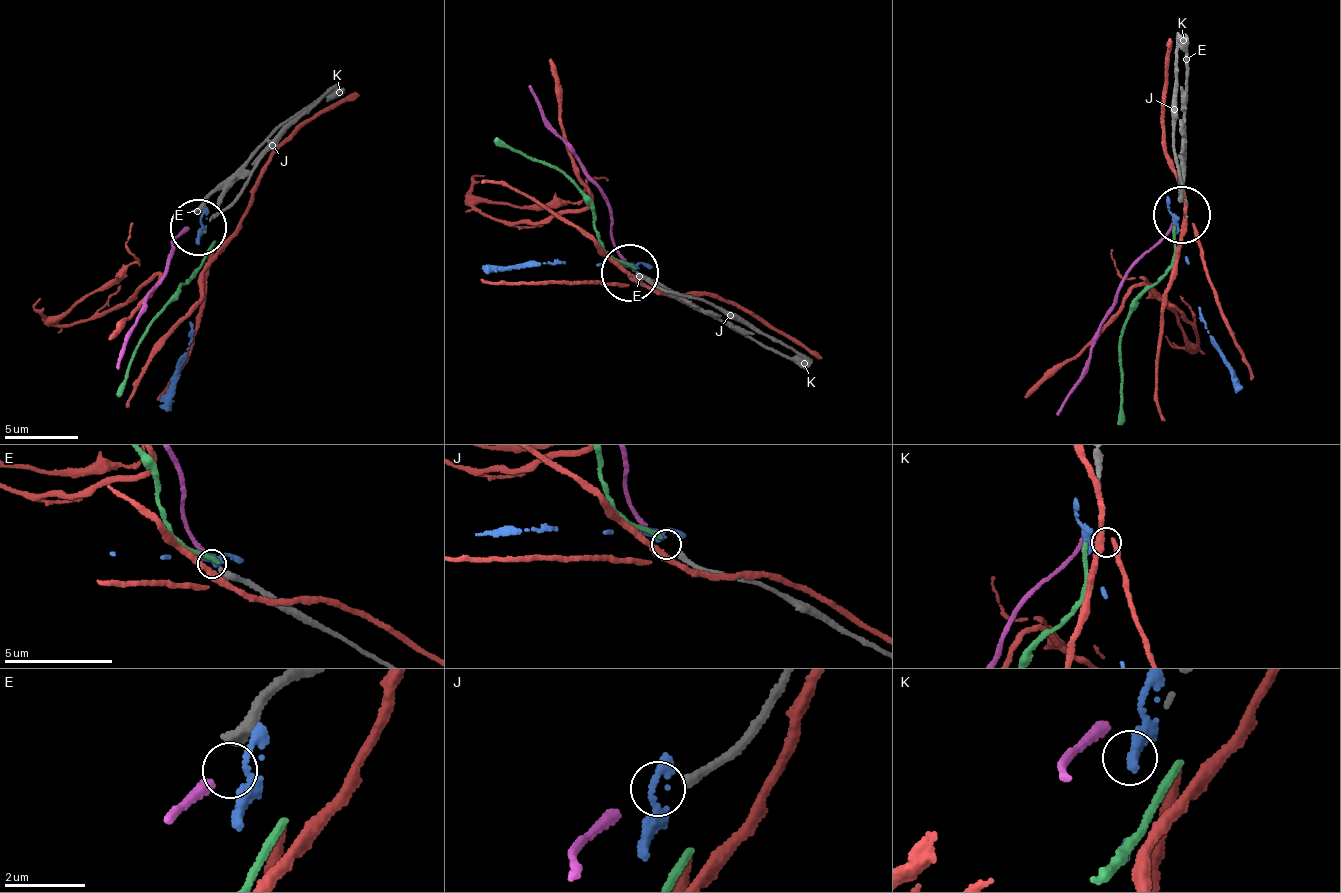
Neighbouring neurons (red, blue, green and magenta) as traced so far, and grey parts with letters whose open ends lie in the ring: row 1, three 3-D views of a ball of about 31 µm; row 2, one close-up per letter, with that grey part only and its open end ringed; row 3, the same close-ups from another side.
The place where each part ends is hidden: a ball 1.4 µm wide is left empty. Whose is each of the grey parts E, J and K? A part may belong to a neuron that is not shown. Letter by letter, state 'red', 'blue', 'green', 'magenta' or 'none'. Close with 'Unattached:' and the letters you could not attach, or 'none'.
E: magenta
J: none
K: none
Unattached: J, K

